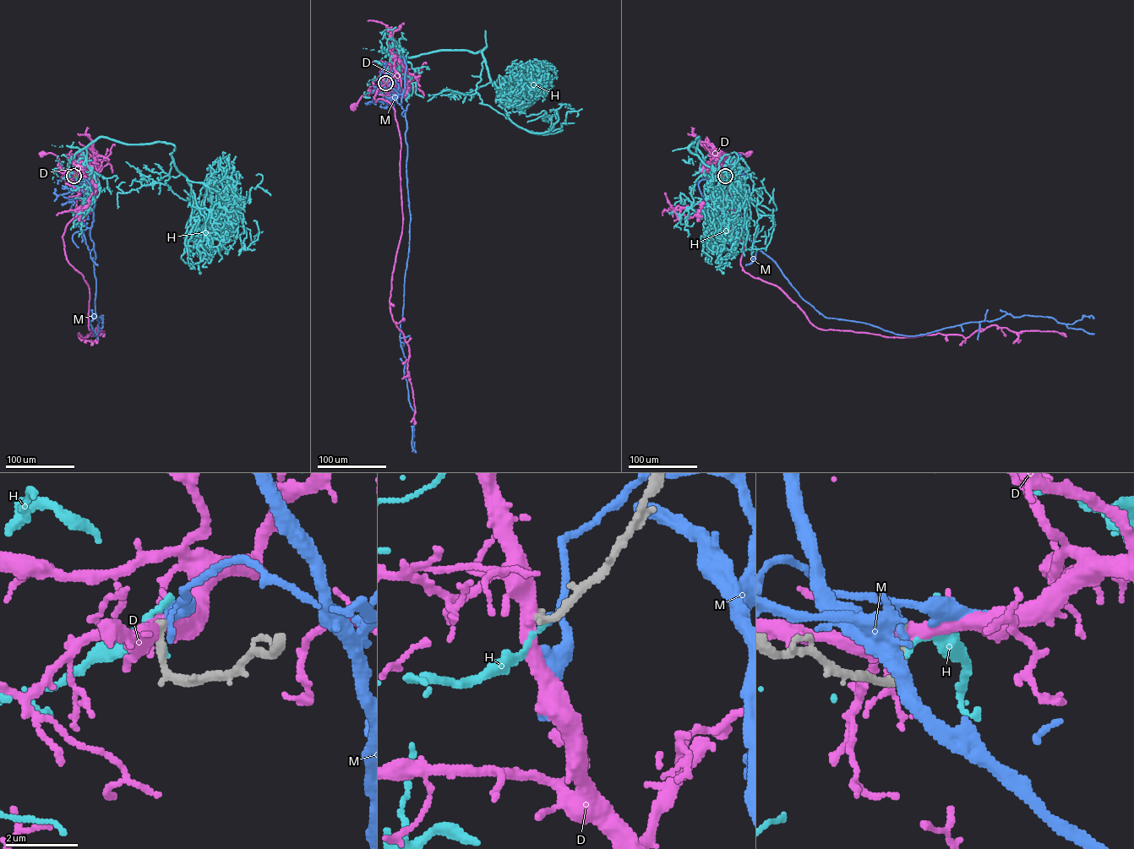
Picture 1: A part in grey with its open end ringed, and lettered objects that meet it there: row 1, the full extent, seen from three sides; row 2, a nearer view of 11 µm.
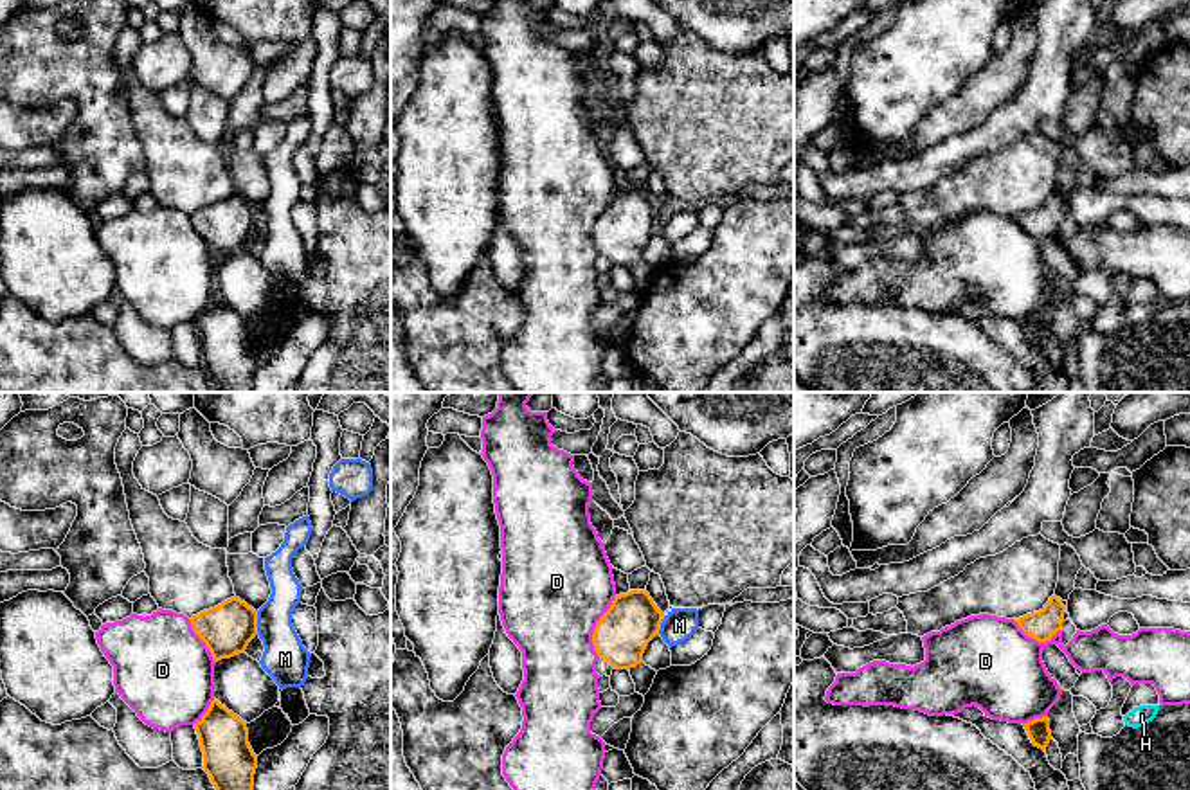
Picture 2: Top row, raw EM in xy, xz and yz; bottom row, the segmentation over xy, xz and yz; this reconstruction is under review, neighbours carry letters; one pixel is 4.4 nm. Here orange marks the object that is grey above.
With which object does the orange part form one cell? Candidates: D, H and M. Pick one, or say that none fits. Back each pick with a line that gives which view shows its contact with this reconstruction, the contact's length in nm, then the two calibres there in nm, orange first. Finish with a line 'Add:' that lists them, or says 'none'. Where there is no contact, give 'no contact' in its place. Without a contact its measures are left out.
Add: none

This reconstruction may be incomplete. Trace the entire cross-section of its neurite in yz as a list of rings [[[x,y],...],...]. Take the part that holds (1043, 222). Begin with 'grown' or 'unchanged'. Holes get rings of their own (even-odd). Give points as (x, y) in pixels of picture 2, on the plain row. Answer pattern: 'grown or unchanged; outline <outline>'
unchanged; outline [[[1051,193],[1042,207],[1014,216],[1019,225],[1039,239],[1050,238],[1064,220],[1066,203],[1057,193]]]

